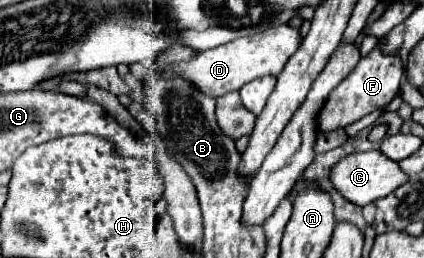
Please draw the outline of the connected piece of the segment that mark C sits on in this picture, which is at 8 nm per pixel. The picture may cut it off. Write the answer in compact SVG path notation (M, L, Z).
M372 149L366 153L352 153L346 155L342 161L338 161L338 165L334 165L332 169L332 181L334 187L352 203L356 205L368 205L380 197L386 197L388 193L392 193L394 189L398 189L400 185L404 185L408 181L408 175L402 171L400 163L382 155L380 151Z

